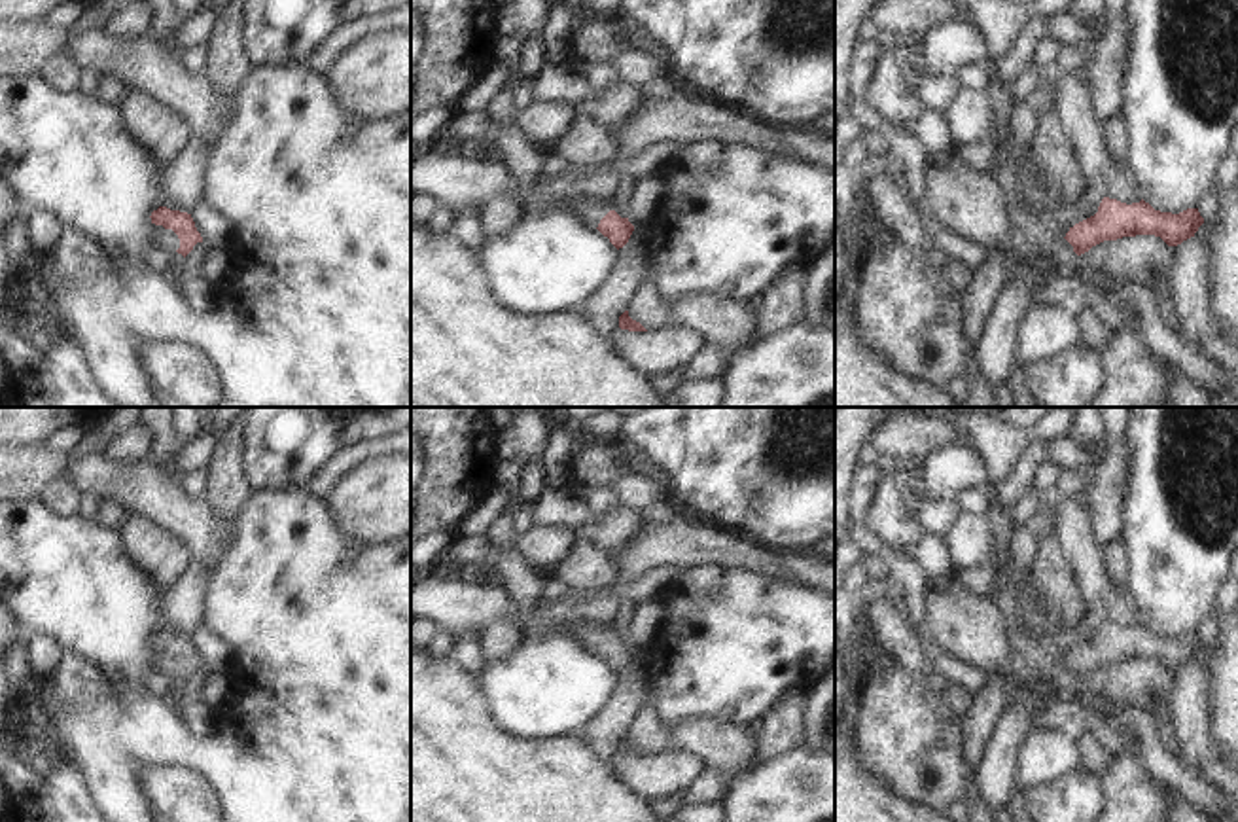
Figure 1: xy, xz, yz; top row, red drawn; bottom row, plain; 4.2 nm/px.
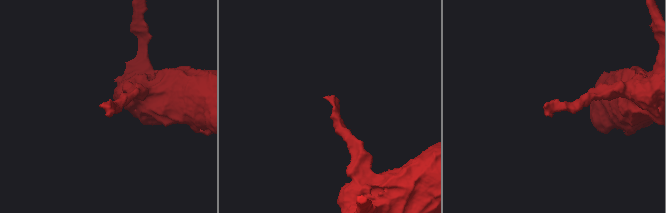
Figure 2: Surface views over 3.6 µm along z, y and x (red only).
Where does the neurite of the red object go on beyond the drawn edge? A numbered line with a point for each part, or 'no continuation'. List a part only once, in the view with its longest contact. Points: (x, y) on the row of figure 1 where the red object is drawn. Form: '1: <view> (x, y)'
no continuation

